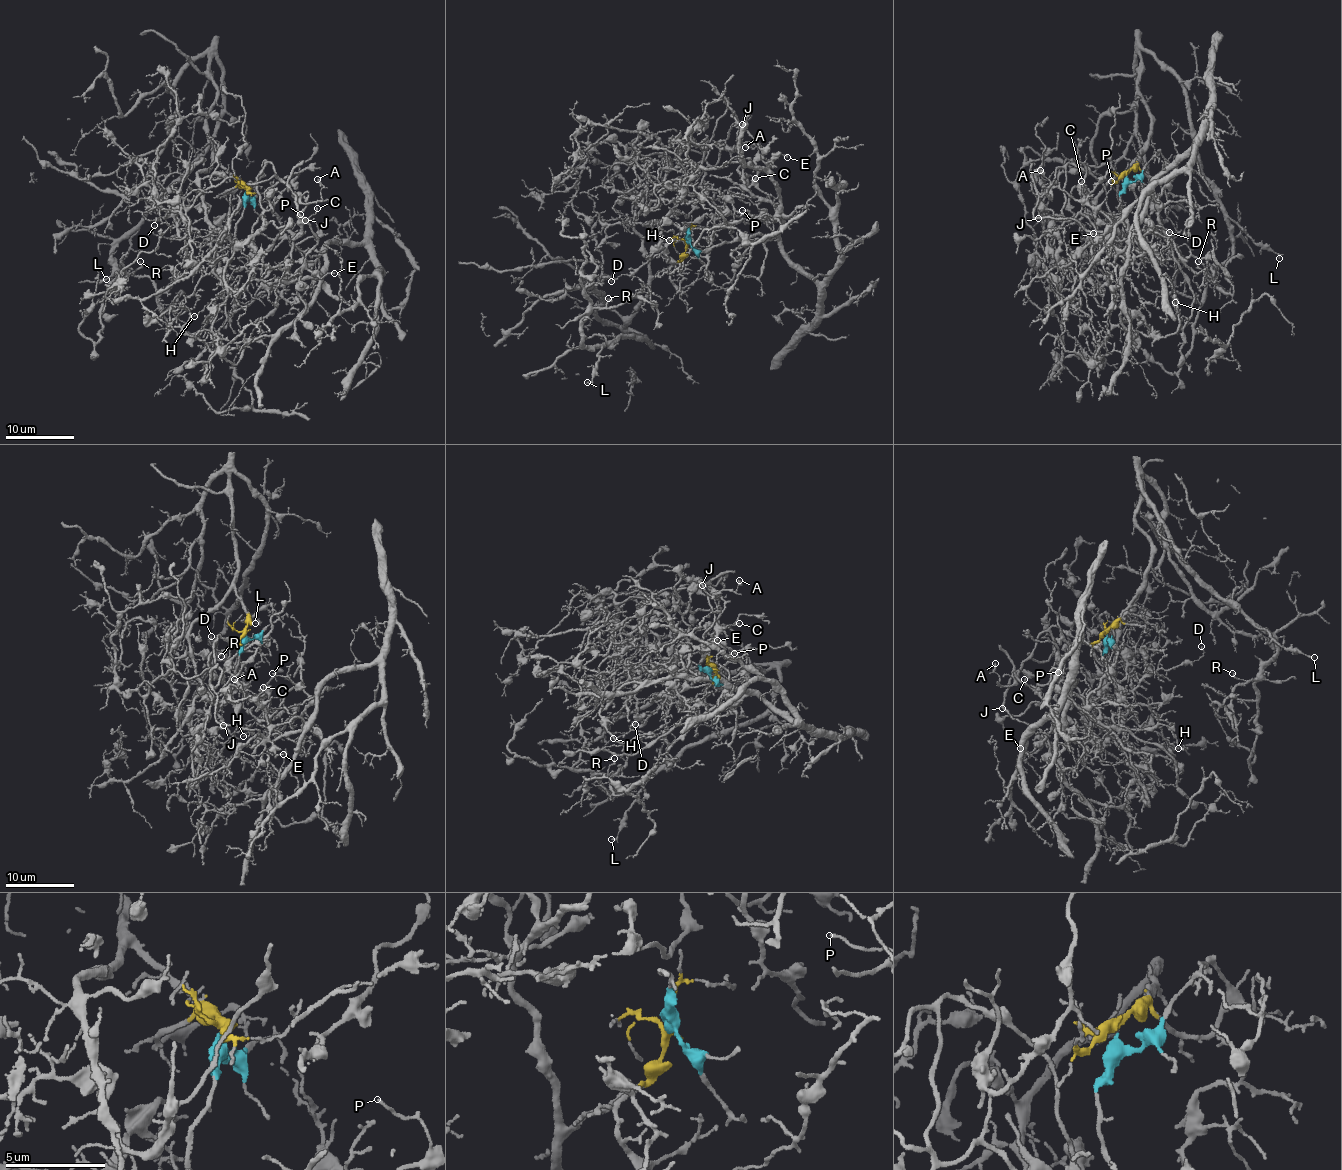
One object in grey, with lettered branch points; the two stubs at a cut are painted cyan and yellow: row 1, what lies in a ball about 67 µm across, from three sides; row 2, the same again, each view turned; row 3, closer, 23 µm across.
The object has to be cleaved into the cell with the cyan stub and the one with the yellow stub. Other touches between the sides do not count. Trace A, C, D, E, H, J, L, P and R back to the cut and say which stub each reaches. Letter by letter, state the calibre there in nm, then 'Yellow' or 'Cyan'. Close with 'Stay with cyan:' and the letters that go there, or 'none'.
A: Thickness 190 nm. Cyan
C: Thickness 130 nm. Cyan
D: Thickness 120 nm. Cyan
E: Thickness 120 nm. Cyan
H: Thickness 110 nm. Cyan
J: Thickness 200 nm. Cyan
L: Thickness 170 nm. Yellow
P: Thickness 110 nm. Cyan
R: Thickness 130 nm. Yellow
Stay with cyan: A, C, D, E, H, J, P

